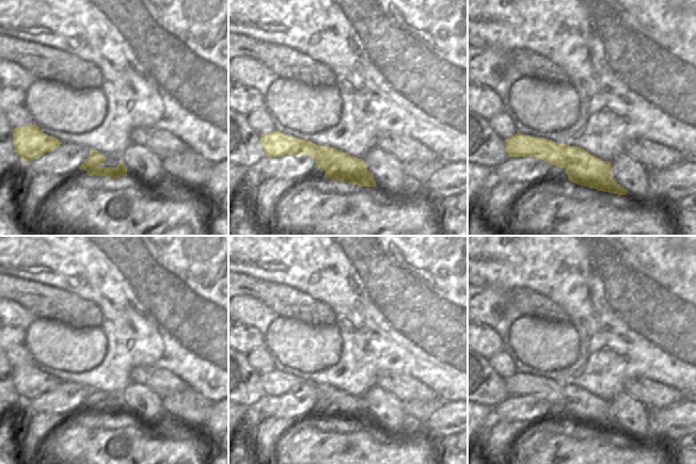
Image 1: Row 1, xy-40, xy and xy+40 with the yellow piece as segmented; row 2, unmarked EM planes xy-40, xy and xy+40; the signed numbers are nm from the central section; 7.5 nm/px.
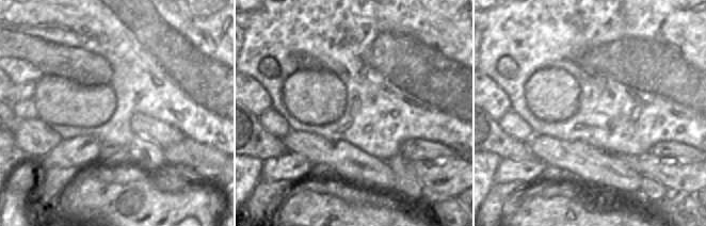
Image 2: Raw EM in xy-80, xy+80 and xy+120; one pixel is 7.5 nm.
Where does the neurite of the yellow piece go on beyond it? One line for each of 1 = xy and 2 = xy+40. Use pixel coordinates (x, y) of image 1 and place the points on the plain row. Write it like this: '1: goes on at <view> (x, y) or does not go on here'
1: does not go on here
2: does not go on here

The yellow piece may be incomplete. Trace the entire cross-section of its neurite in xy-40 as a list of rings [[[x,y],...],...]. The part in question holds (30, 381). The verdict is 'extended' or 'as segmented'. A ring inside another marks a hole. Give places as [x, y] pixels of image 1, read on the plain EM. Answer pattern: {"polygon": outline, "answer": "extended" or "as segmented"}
{"polygon": [[[35,363],[13,368],[13,384],[22,400],[37,398],[61,383],[57,377],[44,372]]], "answer": "as segmented"}

